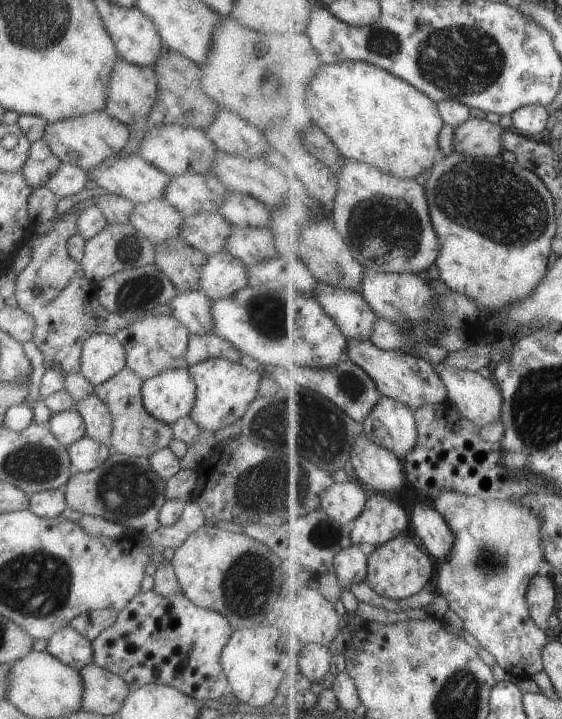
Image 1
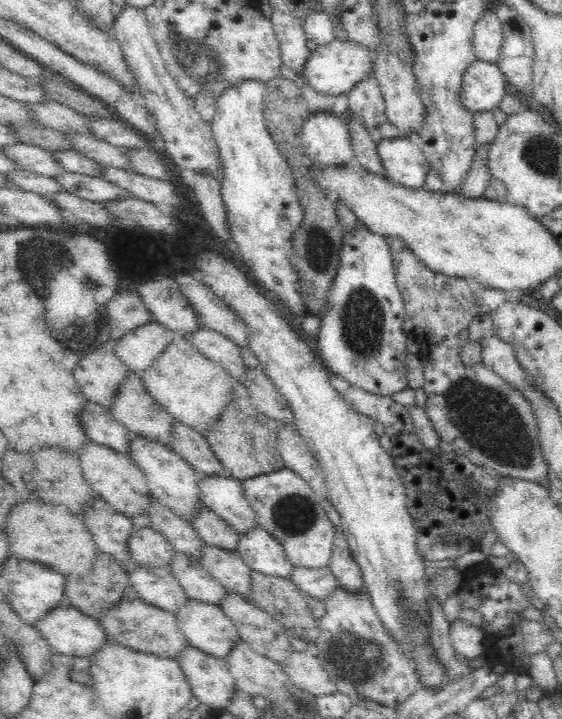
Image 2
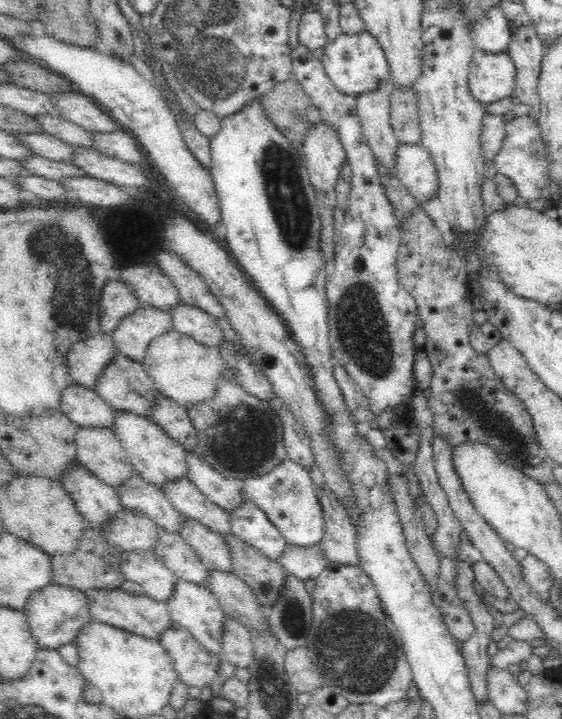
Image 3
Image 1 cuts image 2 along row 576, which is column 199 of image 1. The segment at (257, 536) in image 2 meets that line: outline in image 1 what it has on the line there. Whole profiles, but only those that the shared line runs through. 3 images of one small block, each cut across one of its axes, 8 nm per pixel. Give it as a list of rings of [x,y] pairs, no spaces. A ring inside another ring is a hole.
[[[227,251],[207,255],[199,276],[197,289],[212,301],[228,299],[235,291],[248,285],[246,266]]]

